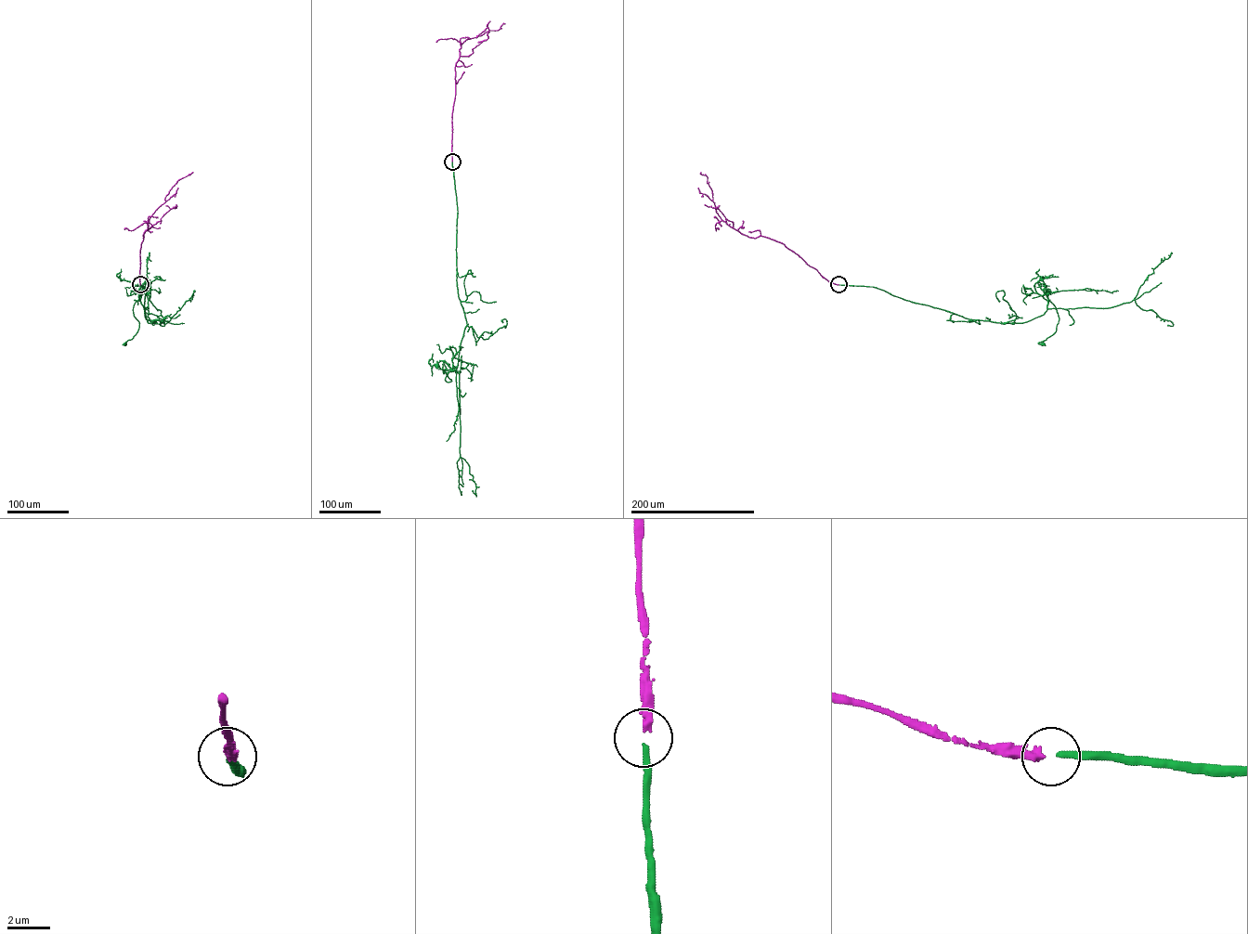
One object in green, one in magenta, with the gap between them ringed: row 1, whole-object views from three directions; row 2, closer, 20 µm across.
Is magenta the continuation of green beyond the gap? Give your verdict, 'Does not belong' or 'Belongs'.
Belongs

